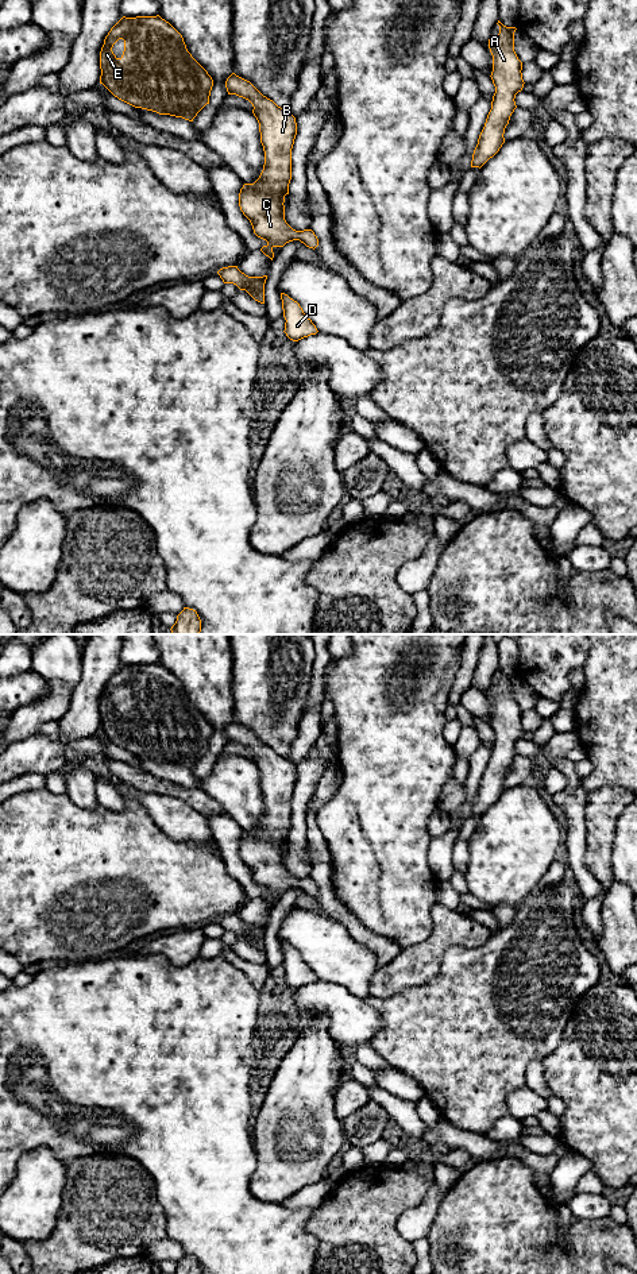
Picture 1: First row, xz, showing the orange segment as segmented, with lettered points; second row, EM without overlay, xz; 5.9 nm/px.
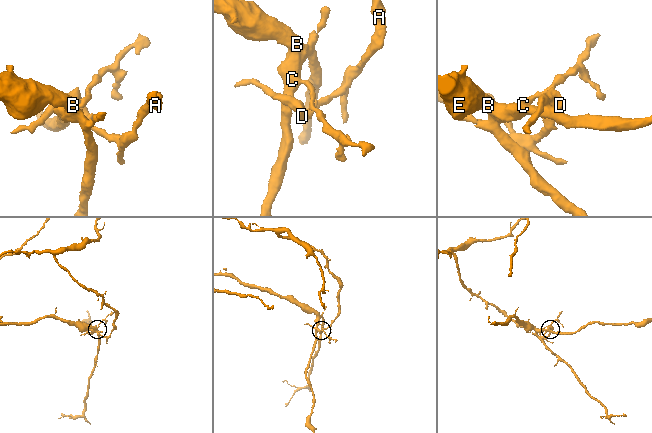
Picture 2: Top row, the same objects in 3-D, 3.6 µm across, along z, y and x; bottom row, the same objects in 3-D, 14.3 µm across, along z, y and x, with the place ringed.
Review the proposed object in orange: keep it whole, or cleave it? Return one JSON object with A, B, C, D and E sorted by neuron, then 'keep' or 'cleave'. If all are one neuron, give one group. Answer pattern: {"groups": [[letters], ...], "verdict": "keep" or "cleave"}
{"groups": [["A", "D"], ["B", "C", "E"]], "verdict": "cleave"}

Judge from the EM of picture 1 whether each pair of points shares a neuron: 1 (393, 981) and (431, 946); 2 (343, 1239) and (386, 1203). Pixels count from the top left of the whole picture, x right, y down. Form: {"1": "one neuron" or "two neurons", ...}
{"1": "one neuron", "2": "one neuron"}

